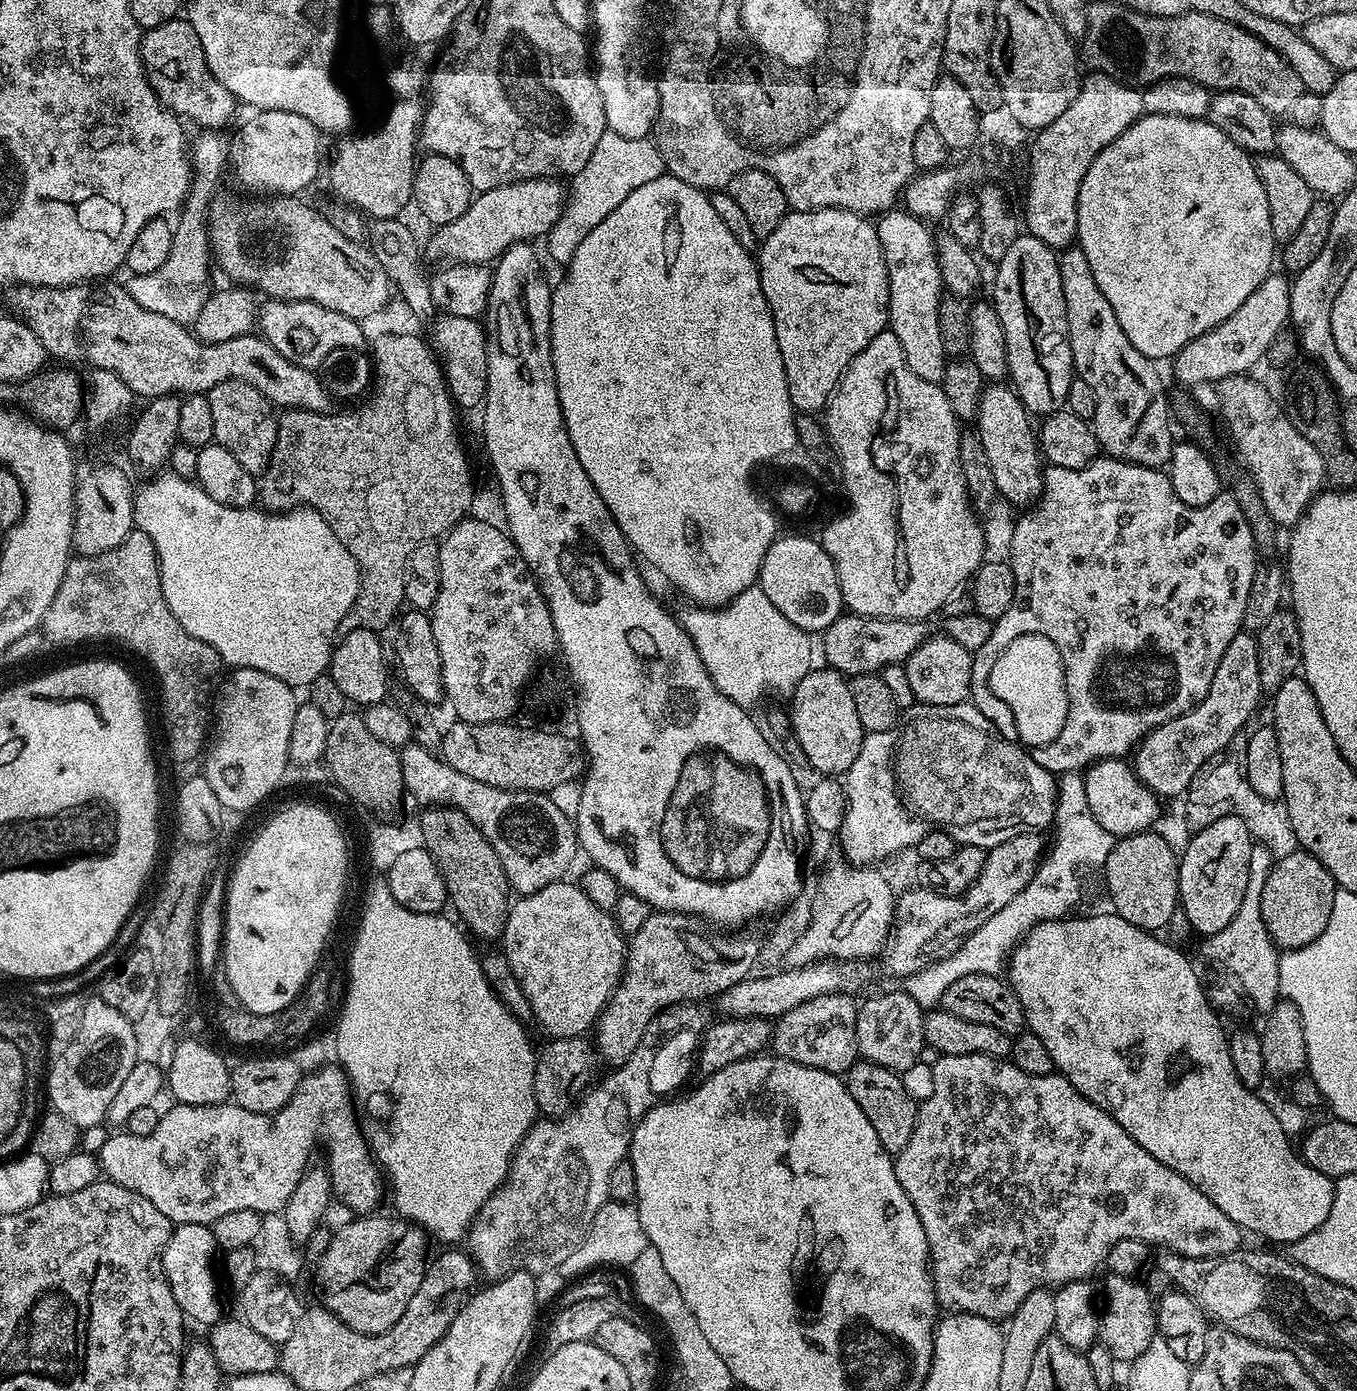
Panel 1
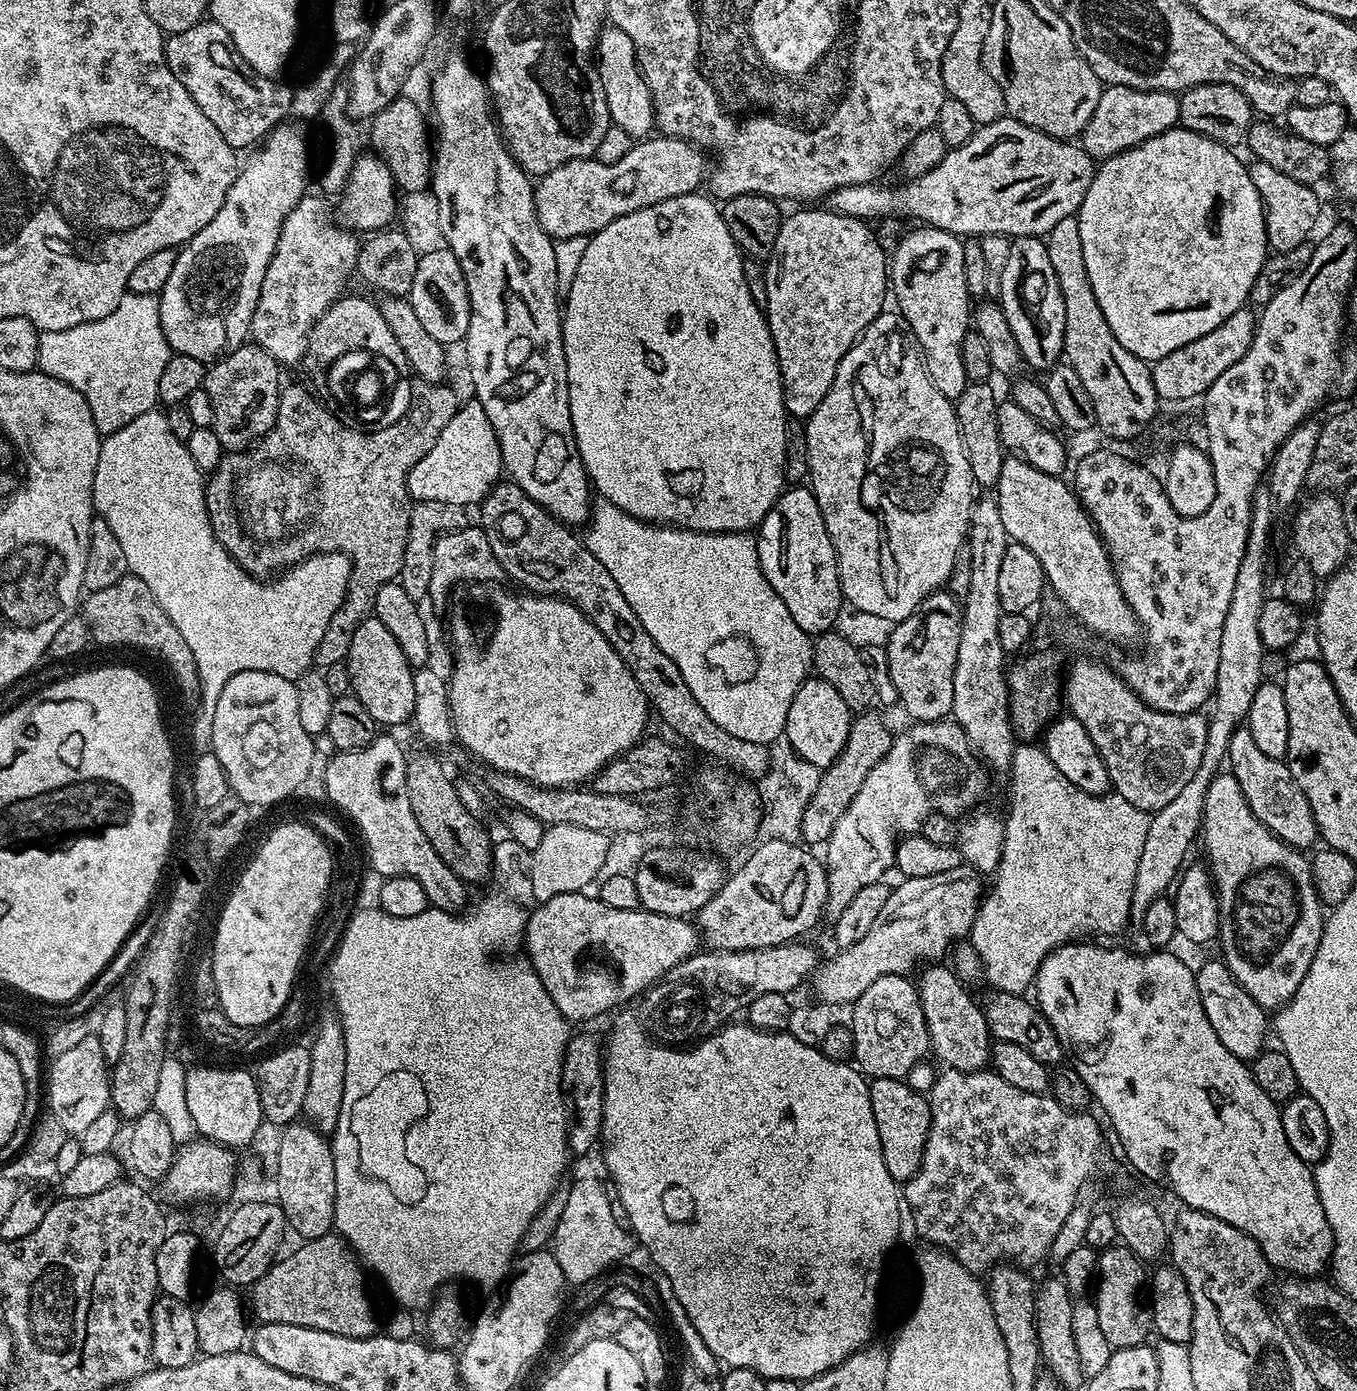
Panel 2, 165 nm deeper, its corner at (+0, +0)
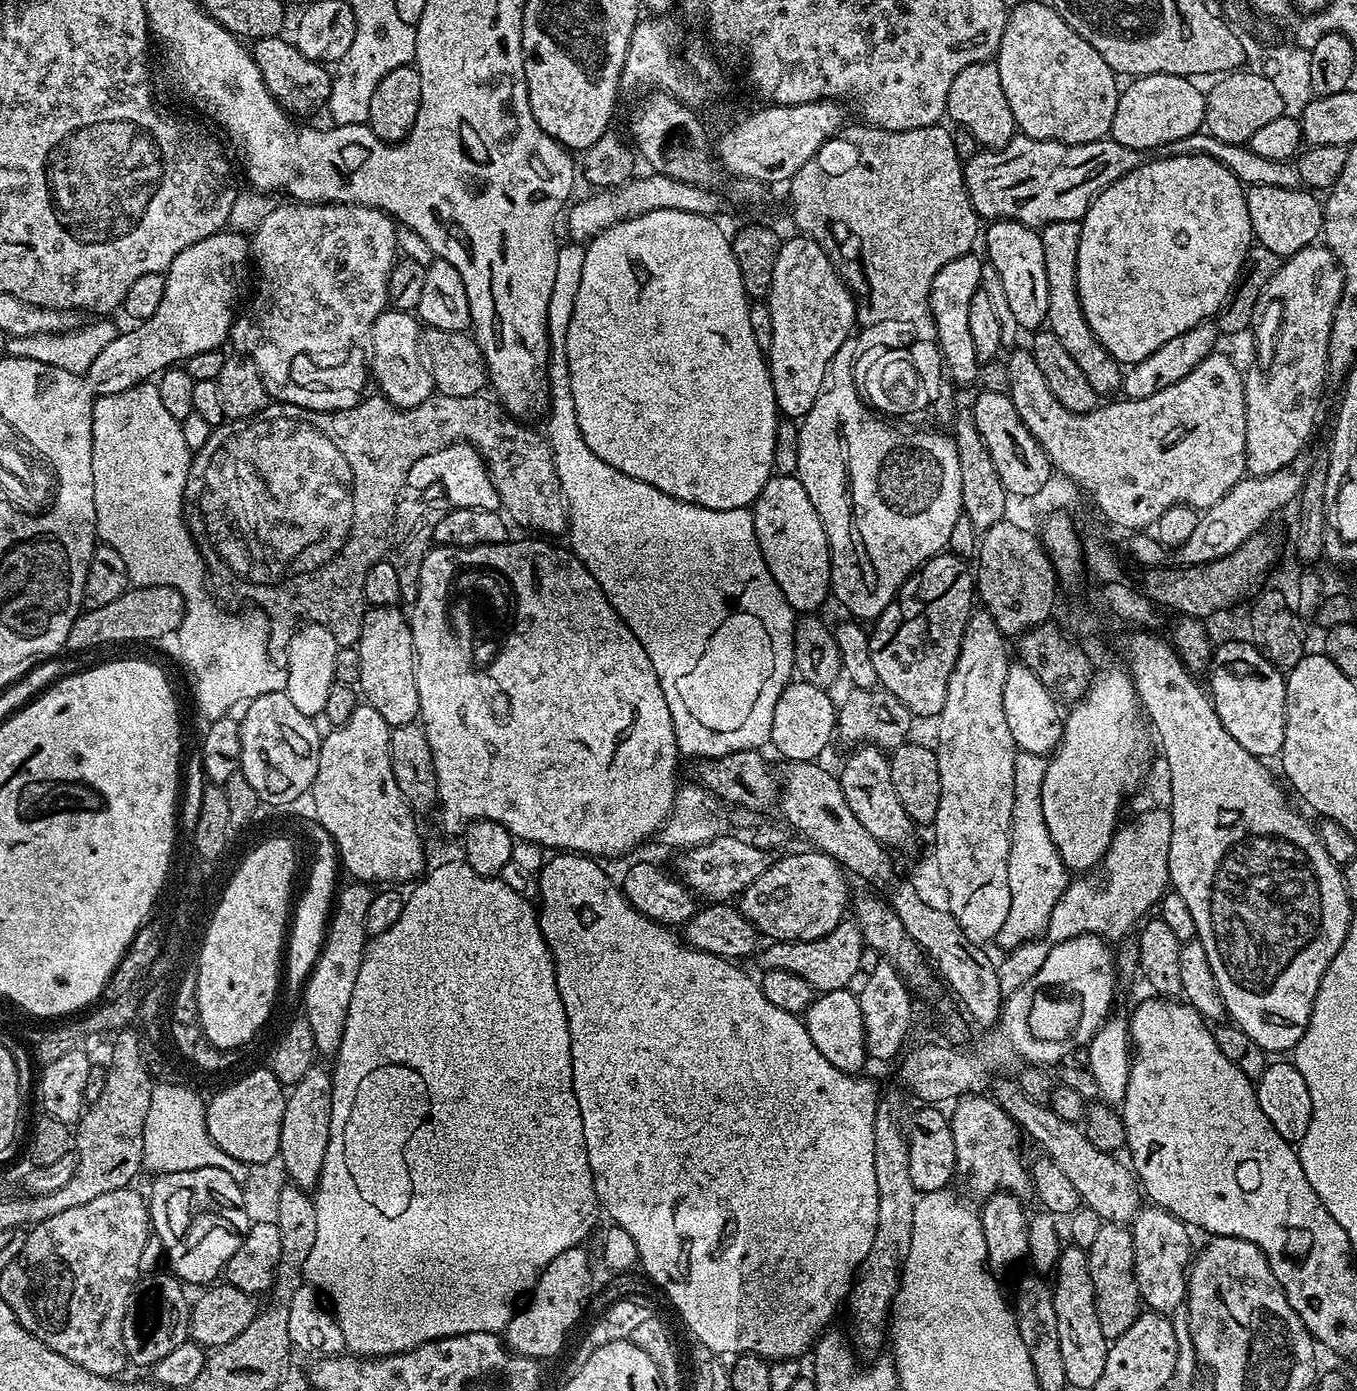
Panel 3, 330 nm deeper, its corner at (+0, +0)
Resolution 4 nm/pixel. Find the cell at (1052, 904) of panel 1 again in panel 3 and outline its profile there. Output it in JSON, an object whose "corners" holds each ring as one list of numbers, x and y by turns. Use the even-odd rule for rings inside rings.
{"corners":[[1017,751,1014,758,1014,810,1012,811,1012,837,1010,838,1010,858,1008,859,1008,881,1010,882,1010,912,1003,923,1001,932,997,934,995,943,1001,944,1004,950,1015,950,1028,943,1029,940,1035,940,1043,937,1048,931,1048,923,1050,922,1050,914,1054,910,1054,906,1062,898,1062,894,1068,889,1070,883,1070,873,1068,867,1062,862,1062,858,1058,854,1058,850,1054,846,1054,842,1050,838,1050,830,1046,826,1046,822,1042,818,1042,782,1046,778,1046,770,1048,769,1048,760,1038,754,1030,754,1029,752]]}

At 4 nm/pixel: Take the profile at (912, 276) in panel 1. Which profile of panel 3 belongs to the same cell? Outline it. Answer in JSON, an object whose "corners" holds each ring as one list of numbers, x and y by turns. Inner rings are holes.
{"corners":[[969,254,962,258,954,258,954,262,946,262,946,266,942,266,942,270,938,270,938,274,934,274,932,279,932,289,930,290,930,298,928,299,928,307,930,309,931,327,936,327,936,335,934,341,939,349,941,360,943,360,943,371,946,373,947,379,951,380,953,385,977,383,980,366,982,361,978,358,978,354,974,350,974,337,970,334,970,298,974,298,976,292,981,291,980,279,982,278,982,260,976,257,976,254]]}

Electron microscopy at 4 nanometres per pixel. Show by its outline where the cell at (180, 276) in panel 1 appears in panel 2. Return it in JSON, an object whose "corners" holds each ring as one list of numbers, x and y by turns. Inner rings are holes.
{"corners":[[127,291,119,299,118,306,102,319,80,323,68,330,40,332,37,367,46,375,58,378,78,390,86,398,96,428,103,435,108,435,126,426,127,422,132,422,138,415,155,409,159,401,158,385,172,355,172,348,165,341,161,329,159,297]]}

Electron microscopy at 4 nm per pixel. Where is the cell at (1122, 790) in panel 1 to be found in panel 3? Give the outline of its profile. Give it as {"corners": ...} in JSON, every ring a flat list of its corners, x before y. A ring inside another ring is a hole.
{"corners":[[1009,663,1006,674,1006,690,1002,690,1002,710,1006,710,1006,726,1010,726,1010,738,1014,738,1017,749,1030,754,1051,757,1064,738,1062,712,1056,709,1057,697,1025,664]]}

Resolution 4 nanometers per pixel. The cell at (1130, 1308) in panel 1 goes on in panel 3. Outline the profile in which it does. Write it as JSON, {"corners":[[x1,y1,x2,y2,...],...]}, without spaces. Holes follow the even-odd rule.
{"corners":[[1101,1223,1098,1235,1094,1238,1094,1246,1090,1246,1086,1251,1090,1262,1090,1278,1094,1281,1094,1302,1098,1306,1098,1323,1102,1326,1102,1334,1106,1334,1106,1338,1111,1342,1122,1338,1122,1334,1126,1334,1126,1330,1134,1326,1142,1311,1142,1301,1136,1281,1136,1259,1131,1227]]}

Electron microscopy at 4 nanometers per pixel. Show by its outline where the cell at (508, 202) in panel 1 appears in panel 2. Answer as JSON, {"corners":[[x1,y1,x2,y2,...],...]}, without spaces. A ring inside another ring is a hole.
{"corners":[[656,134,633,143,622,158,609,164,595,158,571,160,551,168,535,181,536,220,553,241,593,236,598,230,610,226,610,222,634,214,634,210,697,191,701,187,699,184,705,183,710,168,704,156,705,149,690,140]]}

